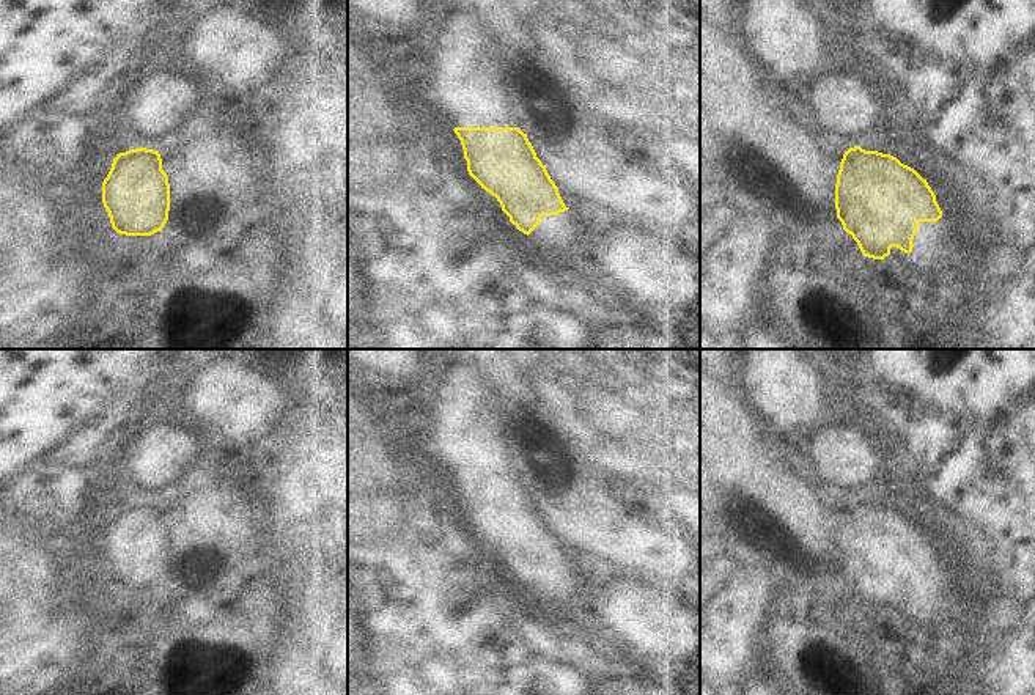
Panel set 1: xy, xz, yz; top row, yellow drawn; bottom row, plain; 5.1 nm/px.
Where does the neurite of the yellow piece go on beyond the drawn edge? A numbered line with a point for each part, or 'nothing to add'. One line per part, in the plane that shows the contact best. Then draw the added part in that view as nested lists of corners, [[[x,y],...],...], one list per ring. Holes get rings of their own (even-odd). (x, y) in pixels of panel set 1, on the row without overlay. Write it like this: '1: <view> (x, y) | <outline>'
nothing to add

